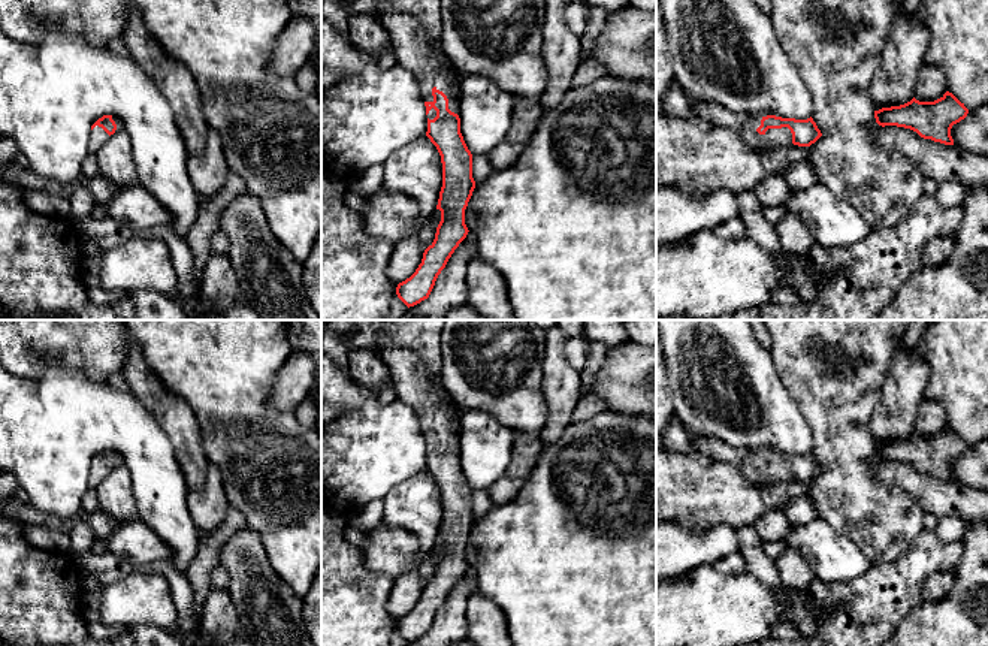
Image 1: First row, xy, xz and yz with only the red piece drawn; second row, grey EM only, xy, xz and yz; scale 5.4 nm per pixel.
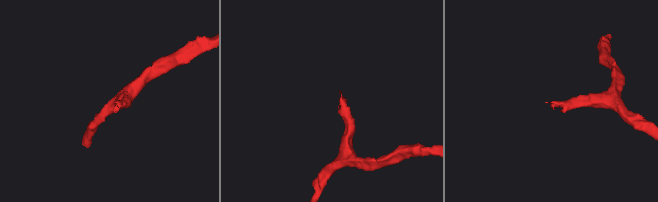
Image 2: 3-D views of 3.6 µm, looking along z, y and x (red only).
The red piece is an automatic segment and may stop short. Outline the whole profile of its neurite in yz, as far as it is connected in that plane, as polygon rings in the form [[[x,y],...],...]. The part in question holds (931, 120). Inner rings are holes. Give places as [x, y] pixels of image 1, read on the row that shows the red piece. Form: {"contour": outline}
{"contour": [[[946,91],[934,102],[919,102],[915,97],[900,106],[874,111],[882,127],[897,126],[916,132],[924,139],[954,145],[951,129],[964,120],[969,109],[952,93]]]}

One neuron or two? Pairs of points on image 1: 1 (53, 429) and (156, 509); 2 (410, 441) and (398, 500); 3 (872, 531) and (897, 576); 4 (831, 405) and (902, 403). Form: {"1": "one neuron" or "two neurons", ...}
{"1": "one neuron", "2": "two neurons", "3": "two neurons", "4": "two neurons"}

